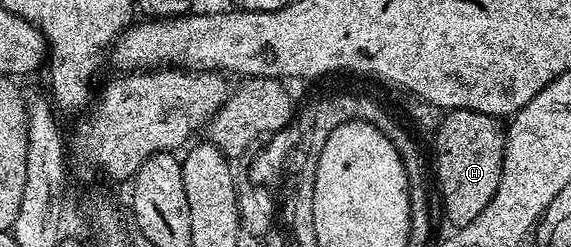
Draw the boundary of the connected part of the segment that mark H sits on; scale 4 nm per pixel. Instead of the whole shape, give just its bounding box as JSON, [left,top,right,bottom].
[434,110,505,228]

